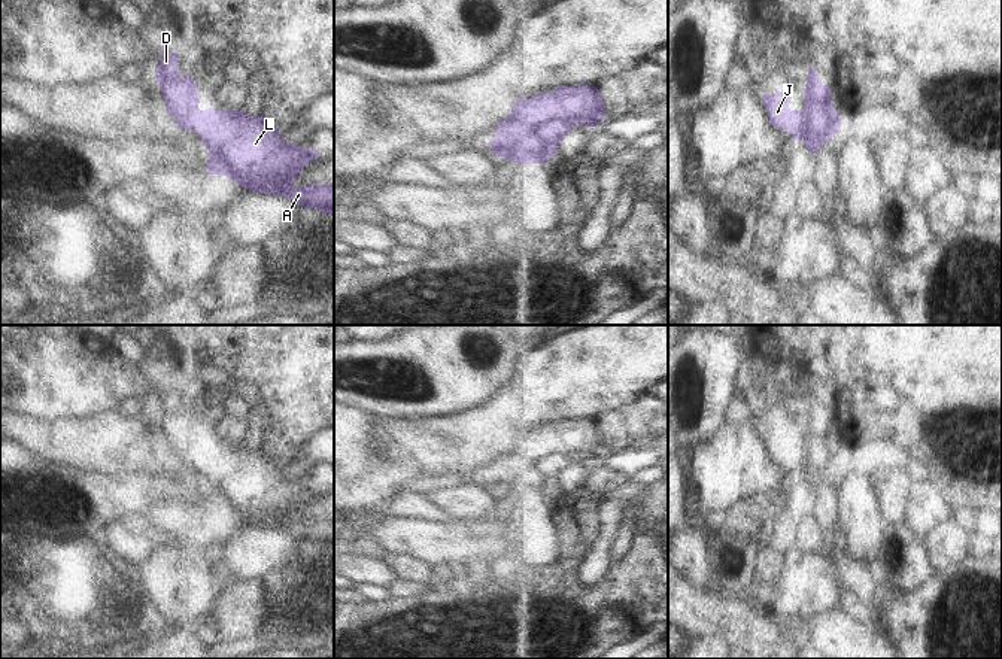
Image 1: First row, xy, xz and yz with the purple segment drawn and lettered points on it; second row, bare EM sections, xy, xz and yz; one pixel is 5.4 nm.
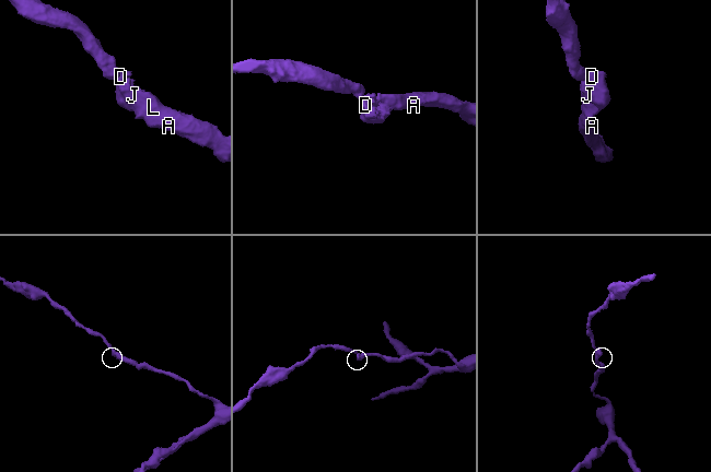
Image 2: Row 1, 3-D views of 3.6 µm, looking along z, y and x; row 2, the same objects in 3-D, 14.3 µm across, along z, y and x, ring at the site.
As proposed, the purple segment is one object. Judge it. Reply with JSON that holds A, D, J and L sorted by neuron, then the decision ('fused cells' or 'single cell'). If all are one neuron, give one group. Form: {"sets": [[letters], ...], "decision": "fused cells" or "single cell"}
{"sets": [["A", "D", "J", "L"]], "decision": "single cell"}

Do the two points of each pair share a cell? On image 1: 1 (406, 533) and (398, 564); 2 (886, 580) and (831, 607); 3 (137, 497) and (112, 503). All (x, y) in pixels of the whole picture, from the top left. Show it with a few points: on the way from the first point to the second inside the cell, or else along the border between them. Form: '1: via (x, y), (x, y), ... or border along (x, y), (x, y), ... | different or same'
1: border along (412, 555), (422, 562) | different
2: border along (871, 585), (877, 592) | different
3: via (131, 497), (118, 497) | same

